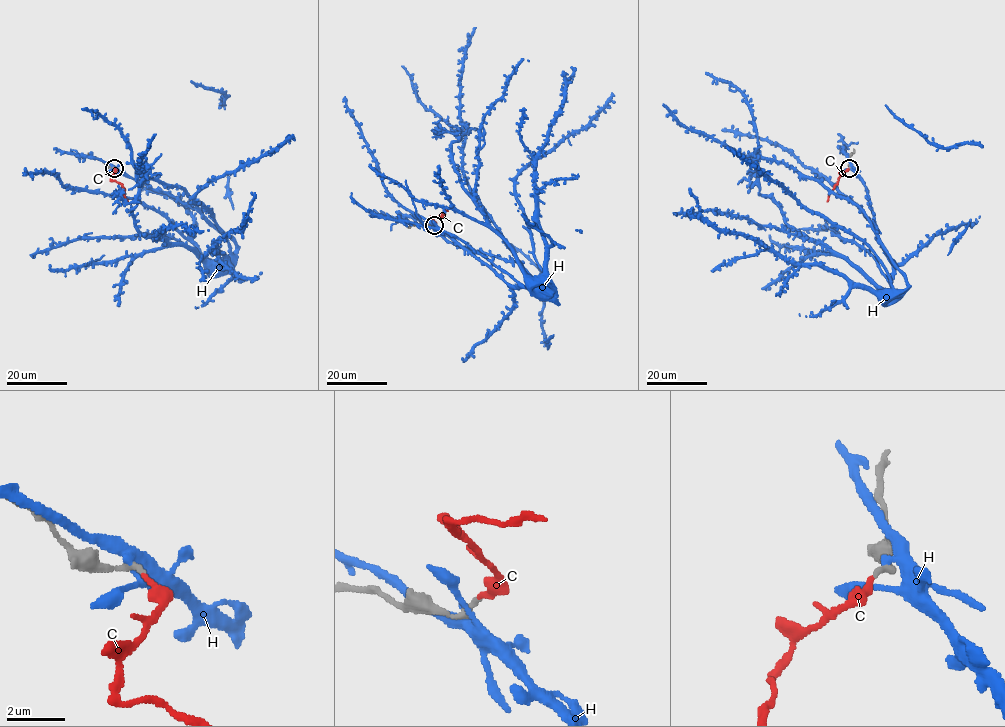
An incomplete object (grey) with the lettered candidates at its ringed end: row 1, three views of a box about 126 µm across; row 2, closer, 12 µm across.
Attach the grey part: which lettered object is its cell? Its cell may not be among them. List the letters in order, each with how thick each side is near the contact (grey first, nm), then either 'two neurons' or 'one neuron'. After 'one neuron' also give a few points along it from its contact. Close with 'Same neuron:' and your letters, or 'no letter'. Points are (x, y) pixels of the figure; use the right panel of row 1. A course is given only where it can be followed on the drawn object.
C: 240 nm thick on the grey side, 240 nm on the other; one neuron; it runs (849, 168), (829, 193), (827, 202)
H: 280 nm thick on the grey side, 280 nm on the other; two neurons
Same neuron: C

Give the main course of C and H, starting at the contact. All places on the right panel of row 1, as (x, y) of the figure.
C: (849, 168), (829, 193), (827, 202)
H: (850, 167), (865, 186), (876, 235), (907, 282), (899, 293), (877, 232), (856, 204), (779, 146), (721, 130)

